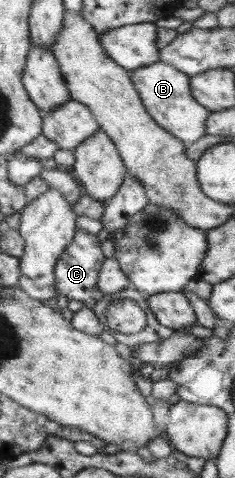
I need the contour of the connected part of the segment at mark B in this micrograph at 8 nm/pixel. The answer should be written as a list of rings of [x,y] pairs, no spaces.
[[[160,60],[155,64],[129,71],[129,74],[147,113],[154,117],[161,128],[185,144],[195,142],[207,134],[205,120],[210,111],[198,104],[191,95],[190,77],[187,74]]]

